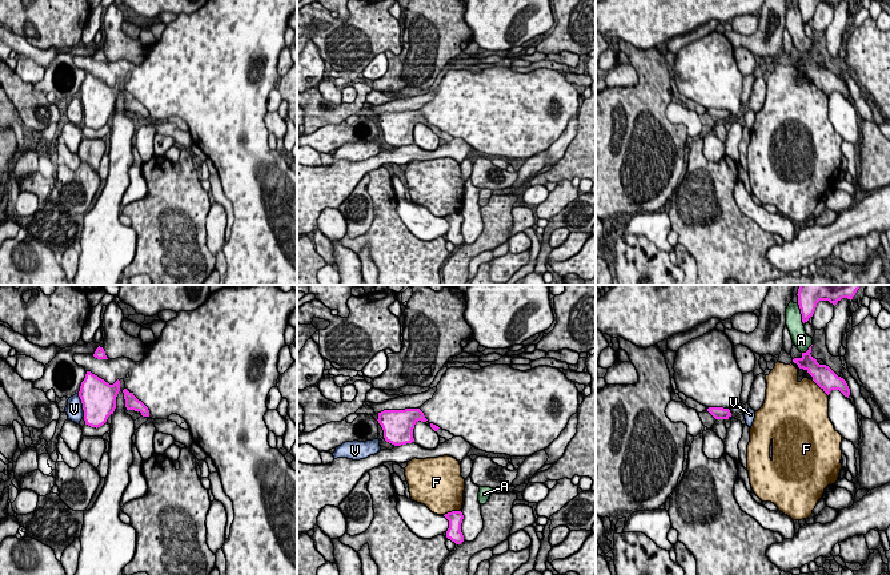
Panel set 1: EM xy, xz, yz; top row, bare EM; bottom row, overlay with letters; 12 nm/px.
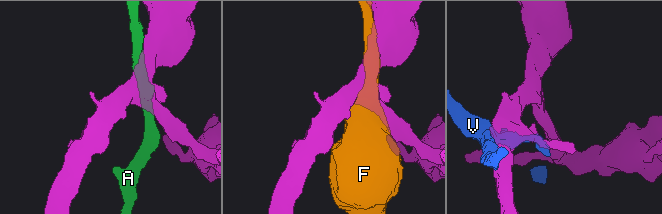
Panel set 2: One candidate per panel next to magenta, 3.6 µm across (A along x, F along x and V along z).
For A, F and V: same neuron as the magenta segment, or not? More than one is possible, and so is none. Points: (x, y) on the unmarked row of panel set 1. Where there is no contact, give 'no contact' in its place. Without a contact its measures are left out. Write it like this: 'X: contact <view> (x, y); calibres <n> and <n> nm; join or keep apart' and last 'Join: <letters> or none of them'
A: contact yz (801, 15); calibres 190 and 200 nm; keep apart
F: contact yz (820, 88); calibres 240 and 500 nm; keep apart
V: contact xy (83, 107); calibres 420 and 200 nm; keep apart
Join: none of them

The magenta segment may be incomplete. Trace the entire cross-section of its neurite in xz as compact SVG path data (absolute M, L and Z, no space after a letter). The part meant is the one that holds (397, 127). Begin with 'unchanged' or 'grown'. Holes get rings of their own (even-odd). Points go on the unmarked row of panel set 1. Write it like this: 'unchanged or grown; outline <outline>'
unchanged; outline M405 110L384 112L378 114L377 122L384 132L385 142L394 148L401 148L414 144L414 126L418 122L426 124L428 121L420 110Z

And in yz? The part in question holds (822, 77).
unchanged; outline M811 48L806 55L802 55L801 60L794 60L793 64L799 71L806 72L813 83L829 97L831 92L839 92L845 98L849 100L850 91L846 83L838 79L829 68L819 67L815 60L811 59Z

